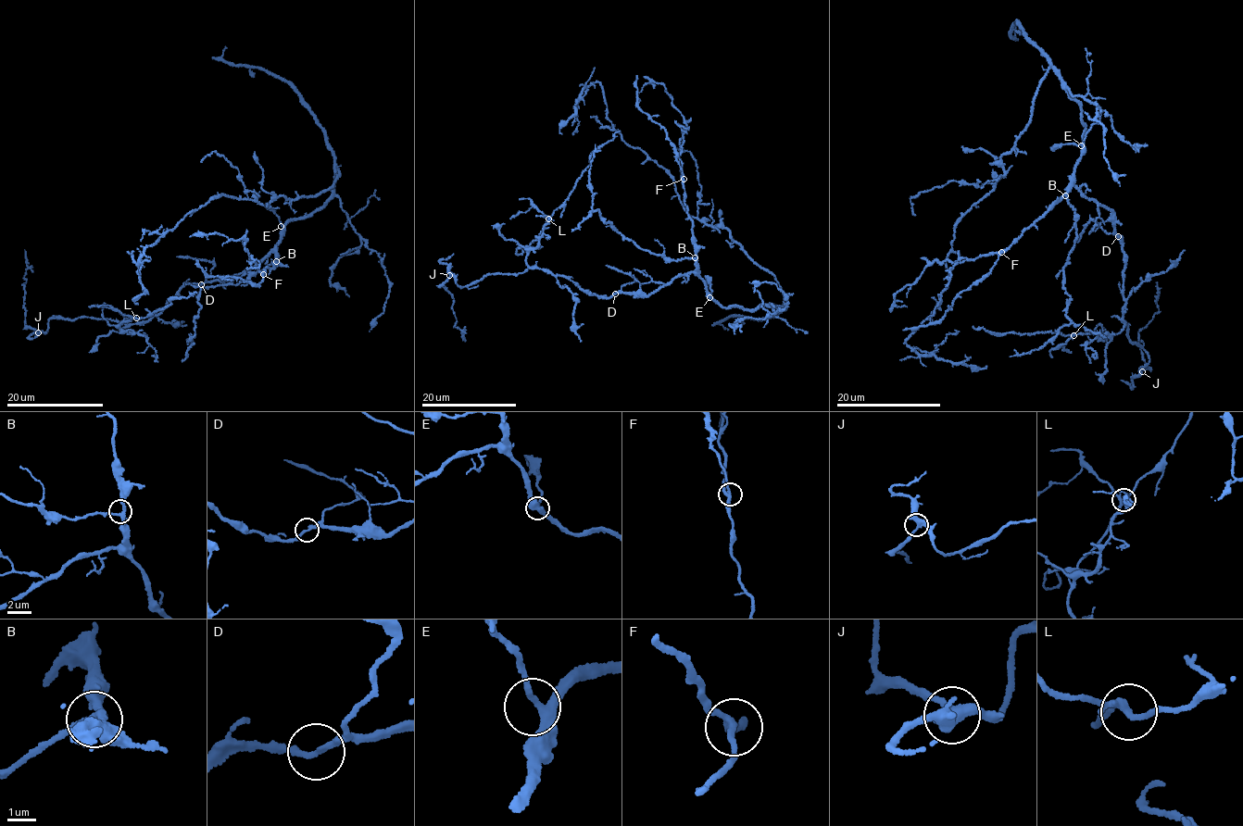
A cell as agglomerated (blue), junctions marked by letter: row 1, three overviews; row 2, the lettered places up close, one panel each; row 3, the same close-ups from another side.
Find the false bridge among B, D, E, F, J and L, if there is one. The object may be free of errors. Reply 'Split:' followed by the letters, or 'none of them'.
Split: none of them

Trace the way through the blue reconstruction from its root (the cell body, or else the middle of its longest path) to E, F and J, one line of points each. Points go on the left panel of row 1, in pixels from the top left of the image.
E: (303, 217), (281, 226)
F: (303, 217), (286, 223), (284, 235), (277, 245), (277, 261), (273, 269), (267, 267), (263, 274)
J: (303, 217), (289, 220), (278, 245), (253, 268), (187, 284), (147, 320), (55, 319), (48, 331), (38, 332)

